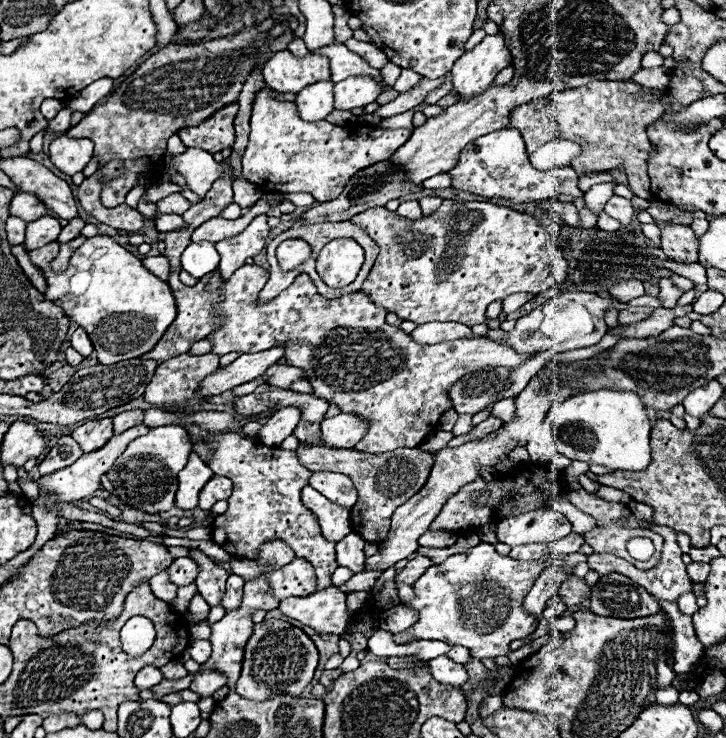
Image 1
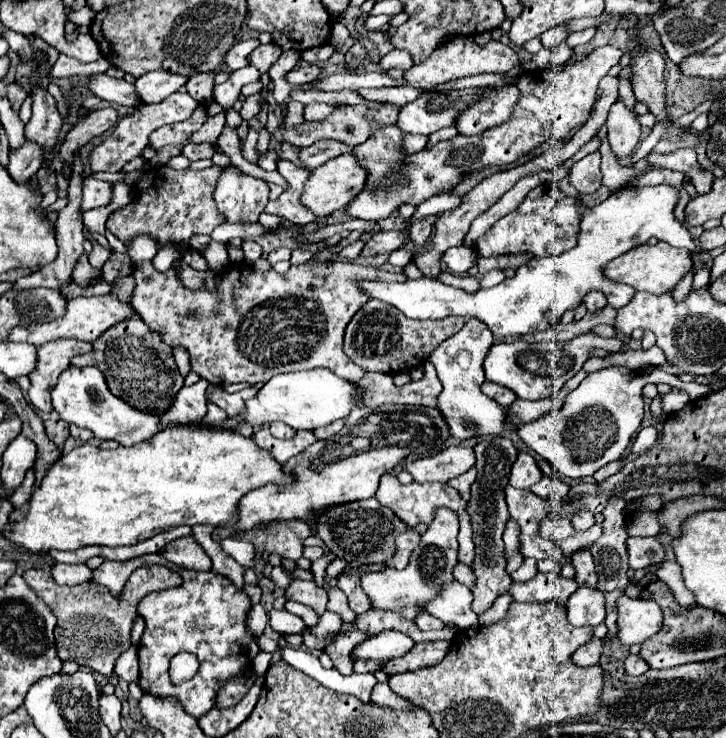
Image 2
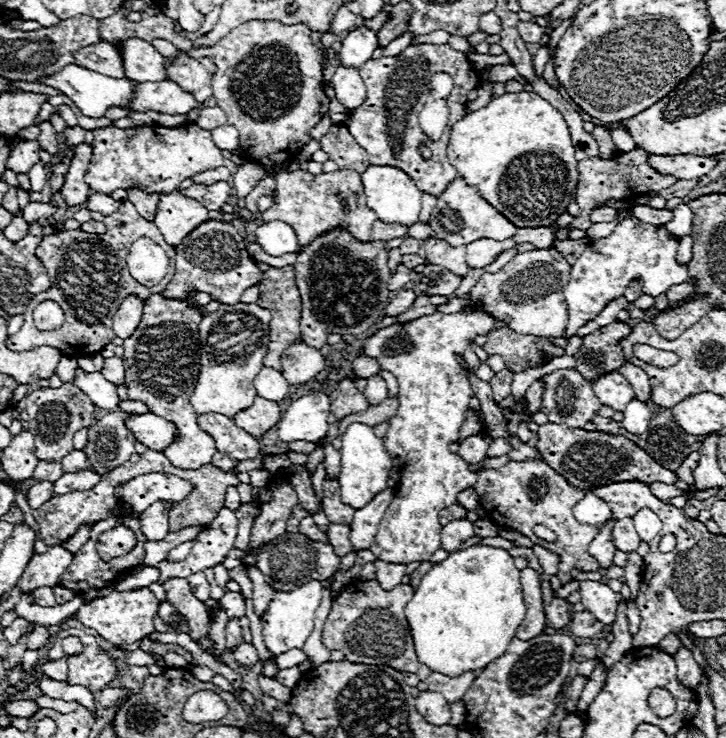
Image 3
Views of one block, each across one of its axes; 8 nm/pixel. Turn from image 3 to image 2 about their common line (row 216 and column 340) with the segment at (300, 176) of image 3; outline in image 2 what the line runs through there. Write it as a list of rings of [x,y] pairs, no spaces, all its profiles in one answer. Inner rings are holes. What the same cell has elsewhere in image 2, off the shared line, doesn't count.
[[[142,262],[134,268],[136,290],[132,298],[134,310],[152,332],[160,334],[160,338],[172,348],[184,348],[190,354],[192,372],[206,378],[210,384],[226,386],[244,380],[264,380],[268,382],[276,374],[328,368],[336,372],[336,376],[346,380],[360,380],[364,370],[356,366],[342,350],[342,334],[348,320],[368,302],[368,296],[356,286],[356,280],[386,280],[400,282],[404,274],[382,272],[374,266],[360,266],[350,262],[306,262],[300,266],[290,266],[286,276],[276,274],[274,270],[262,272],[246,262],[228,264],[218,274],[218,287],[214,292],[205,288],[193,292],[180,284],[176,270],[158,272],[152,262]]]

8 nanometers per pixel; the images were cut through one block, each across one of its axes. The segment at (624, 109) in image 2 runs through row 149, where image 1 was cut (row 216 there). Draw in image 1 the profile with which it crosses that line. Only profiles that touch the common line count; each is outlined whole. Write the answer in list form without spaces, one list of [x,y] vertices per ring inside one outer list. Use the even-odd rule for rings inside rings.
[[[612,196],[612,198],[608,200],[604,212],[610,214],[612,218],[616,218],[622,226],[632,224],[632,220],[634,220],[634,216],[636,216],[630,200],[626,200],[626,198],[622,198],[622,196]]]

